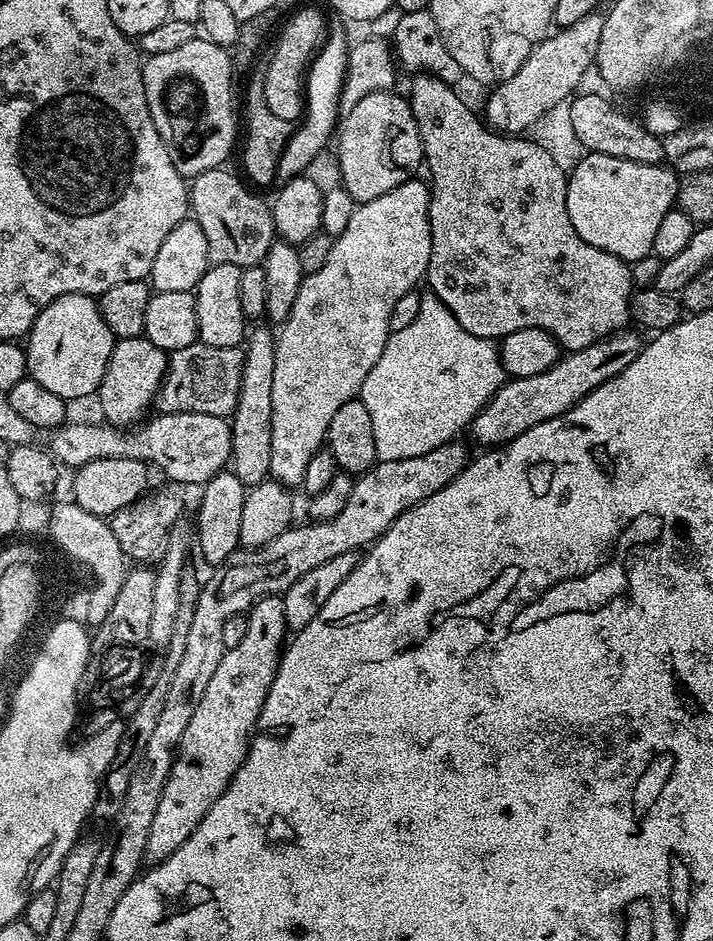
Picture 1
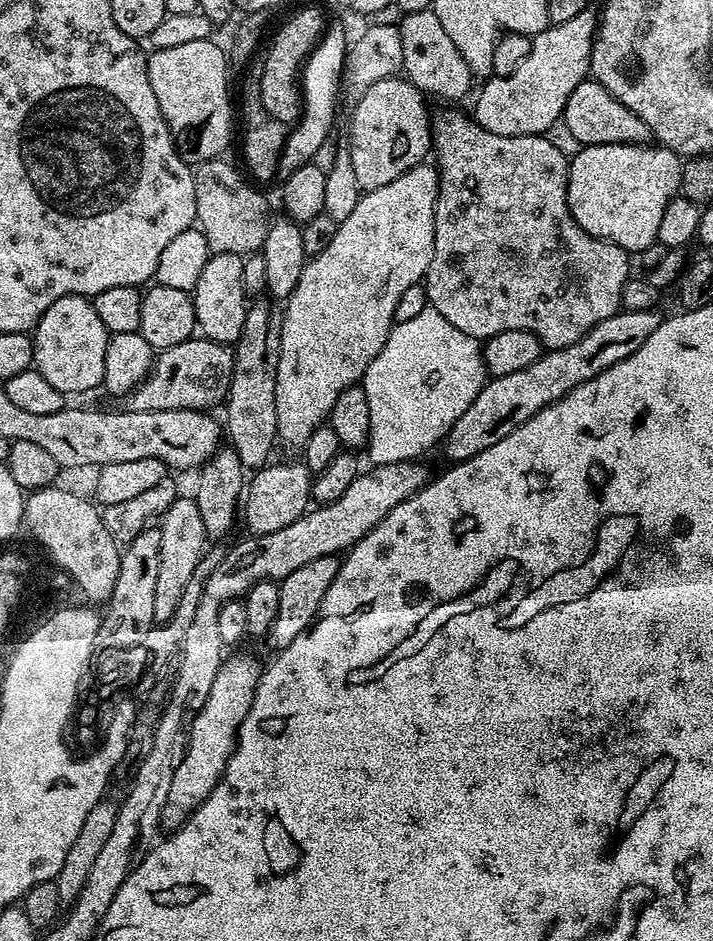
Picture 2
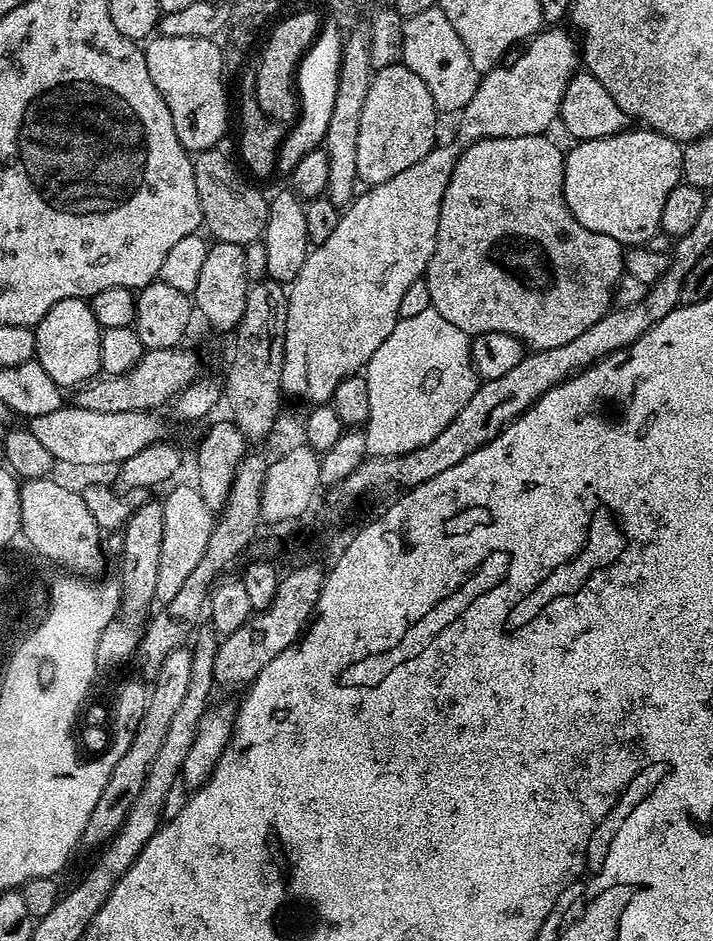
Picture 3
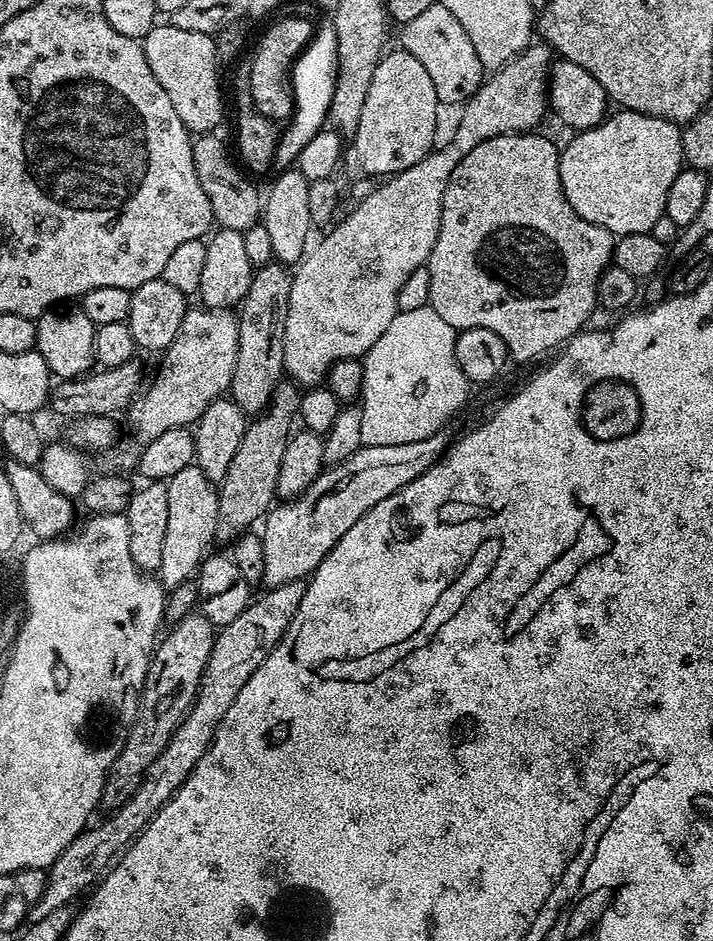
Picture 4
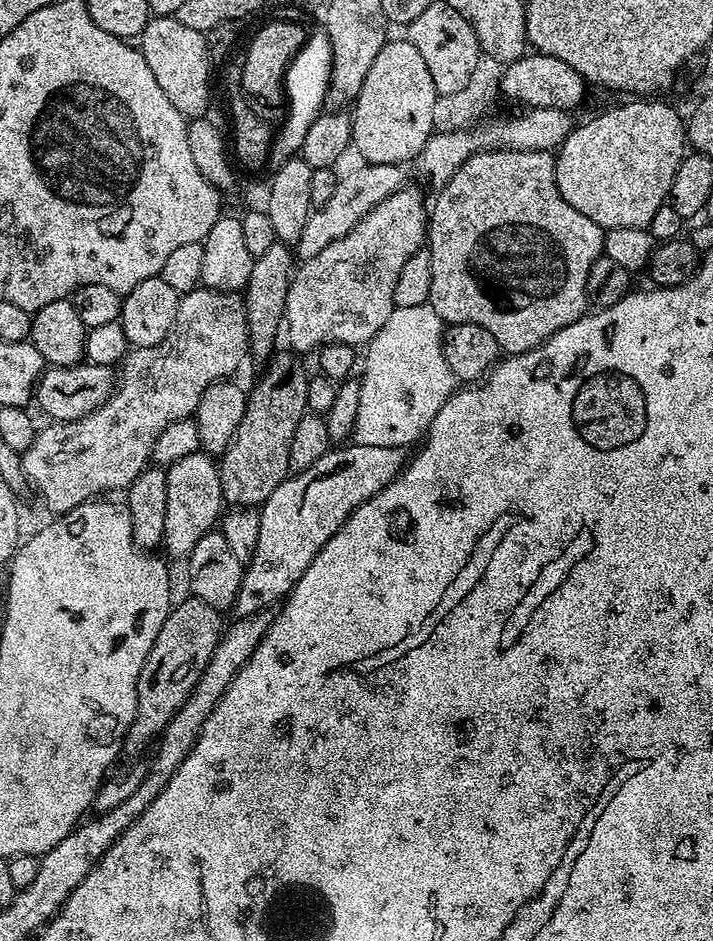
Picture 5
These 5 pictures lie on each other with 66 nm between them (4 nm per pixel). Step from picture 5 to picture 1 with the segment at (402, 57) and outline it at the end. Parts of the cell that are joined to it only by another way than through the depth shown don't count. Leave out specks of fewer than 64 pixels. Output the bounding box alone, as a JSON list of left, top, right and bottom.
[338,91,424,204]

